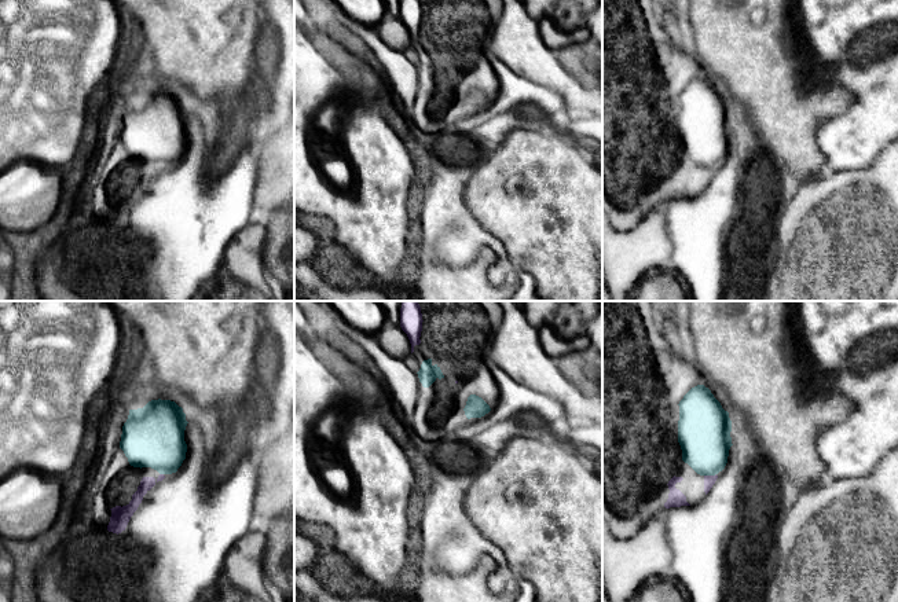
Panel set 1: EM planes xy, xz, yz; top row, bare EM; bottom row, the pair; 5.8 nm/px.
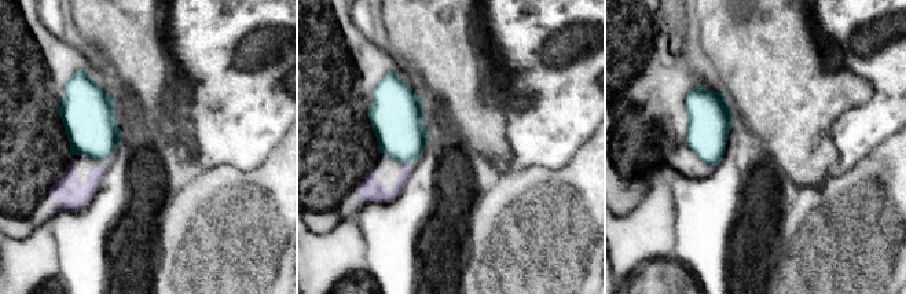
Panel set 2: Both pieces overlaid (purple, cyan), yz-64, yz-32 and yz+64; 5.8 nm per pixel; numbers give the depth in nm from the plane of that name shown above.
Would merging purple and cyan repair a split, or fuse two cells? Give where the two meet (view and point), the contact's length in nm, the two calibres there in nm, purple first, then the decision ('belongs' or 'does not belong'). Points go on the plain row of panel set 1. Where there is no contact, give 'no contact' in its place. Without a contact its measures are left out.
meets purple in yz at (710, 168); contact 70 nm long; 60 nm thick on the purple side, 300 nm on the other; belongs

